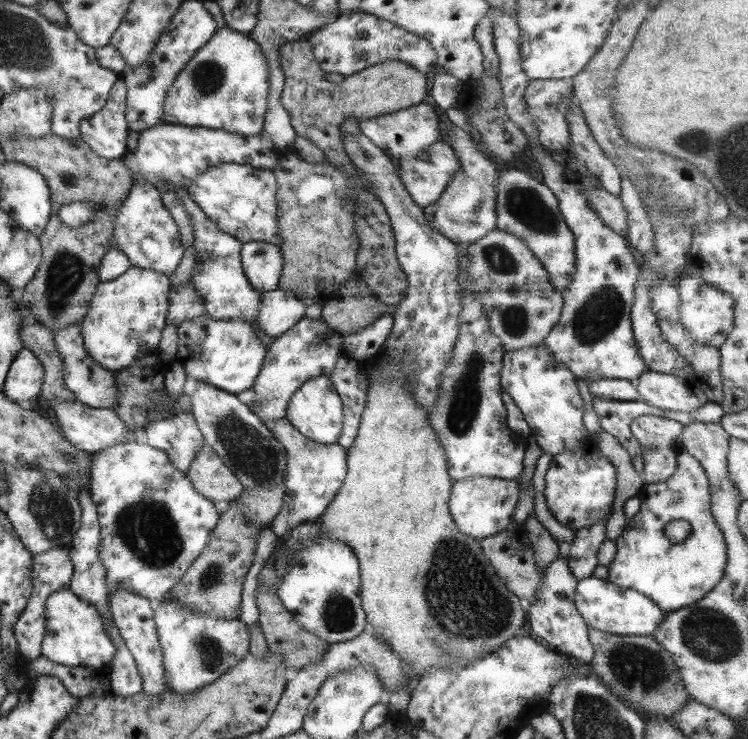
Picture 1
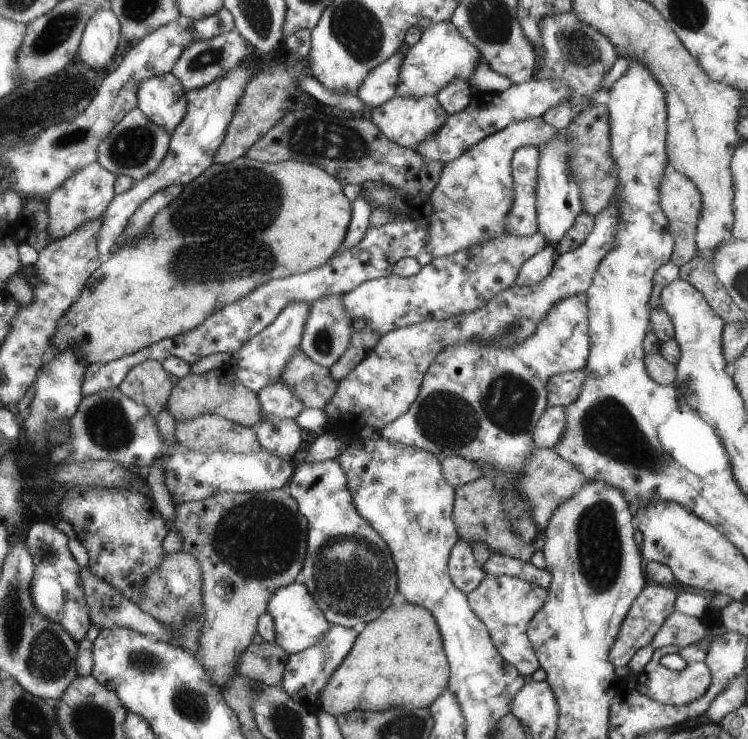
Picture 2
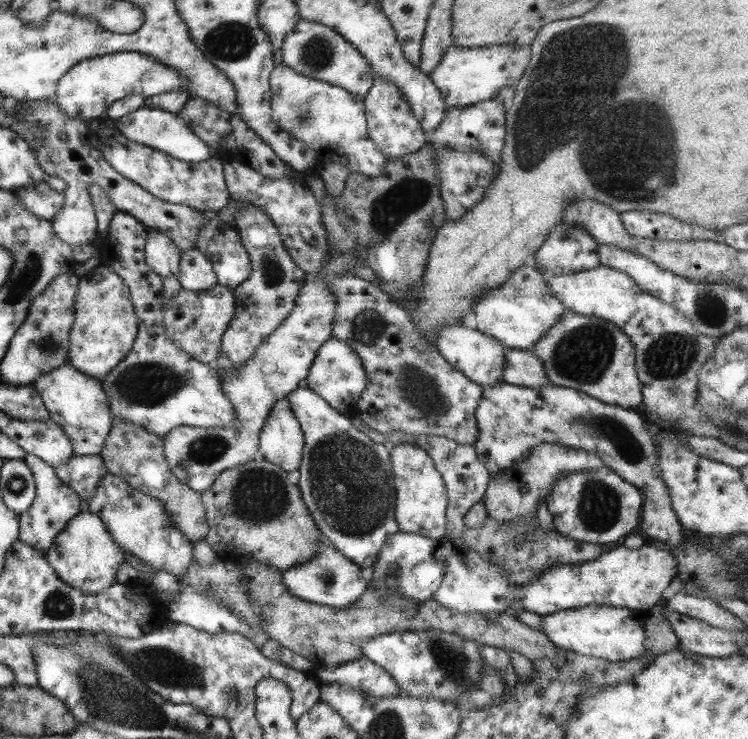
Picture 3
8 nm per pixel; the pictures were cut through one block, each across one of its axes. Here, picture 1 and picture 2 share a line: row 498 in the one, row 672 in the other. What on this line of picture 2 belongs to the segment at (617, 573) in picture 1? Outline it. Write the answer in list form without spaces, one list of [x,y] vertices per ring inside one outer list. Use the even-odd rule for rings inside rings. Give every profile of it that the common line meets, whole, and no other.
[[[711,635],[704,636],[701,640],[692,642],[683,648],[665,645],[655,649],[651,654],[651,658],[649,658],[641,669],[641,672],[635,676],[635,683],[632,684],[633,688],[638,693],[640,692],[647,698],[660,702],[662,705],[675,705],[676,707],[680,707],[698,699],[707,690],[710,683],[710,672],[705,664],[704,658],[712,638],[713,636]],[[669,653],[678,654],[683,658],[685,660],[684,668],[673,670],[661,665],[659,658]]]

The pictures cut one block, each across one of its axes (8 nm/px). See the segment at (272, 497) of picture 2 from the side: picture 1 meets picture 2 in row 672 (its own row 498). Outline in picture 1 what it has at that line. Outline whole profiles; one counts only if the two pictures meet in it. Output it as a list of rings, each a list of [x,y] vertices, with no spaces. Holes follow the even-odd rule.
[[[209,445],[196,448],[193,460],[186,470],[192,487],[216,505],[235,501],[245,489],[232,470],[214,453]]]

